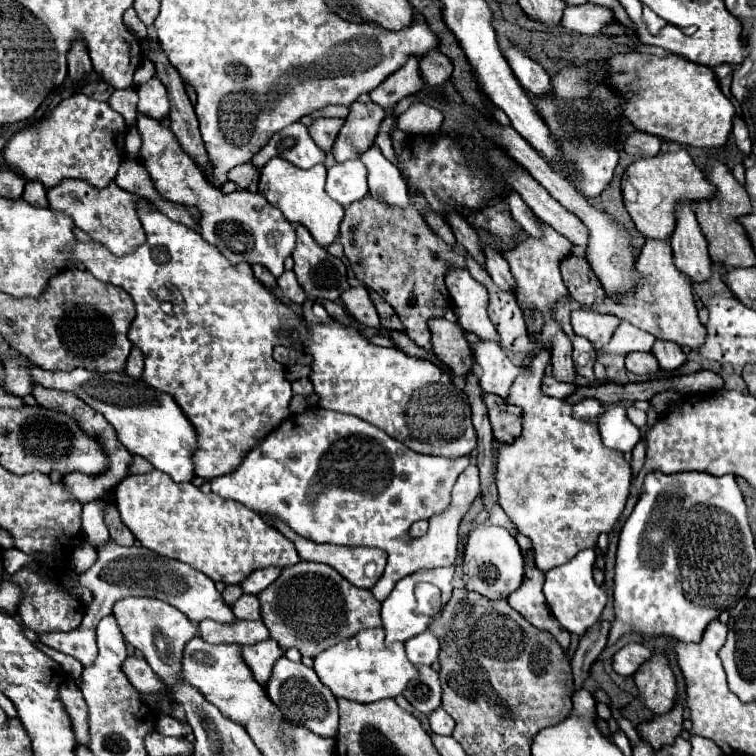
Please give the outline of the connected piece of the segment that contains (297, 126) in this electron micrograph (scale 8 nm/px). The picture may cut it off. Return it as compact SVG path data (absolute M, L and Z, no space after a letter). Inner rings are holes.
M295 122L277 134L267 142L267 146L253 156L253 166L263 168L265 162L273 156L285 158L297 168L313 168L315 164L323 164L327 160L327 154L311 140L307 128L301 122Z

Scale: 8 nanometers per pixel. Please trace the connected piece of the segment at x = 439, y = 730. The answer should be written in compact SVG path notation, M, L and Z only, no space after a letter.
M437 708L431 716L429 716L429 724L431 724L431 730L435 734L443 734L443 736L449 736L455 728L455 722L453 718L443 710L443 708Z

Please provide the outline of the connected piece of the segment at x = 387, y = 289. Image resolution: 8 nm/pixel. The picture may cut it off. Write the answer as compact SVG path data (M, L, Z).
M371 196L353 202L345 210L339 242L345 248L345 256L349 258L357 280L373 288L387 304L391 304L401 318L405 332L417 346L429 348L431 334L427 318L443 316L443 308L451 304L443 276L449 264L465 268L465 256L437 238L413 206L401 210Z

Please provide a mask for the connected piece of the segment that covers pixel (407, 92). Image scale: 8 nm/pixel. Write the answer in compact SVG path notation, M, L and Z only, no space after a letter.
M409 58L405 66L399 68L399 72L393 72L393 76L385 78L369 96L373 102L377 102L381 108L389 110L393 108L399 100L413 96L423 88L423 78L419 74L419 60Z

